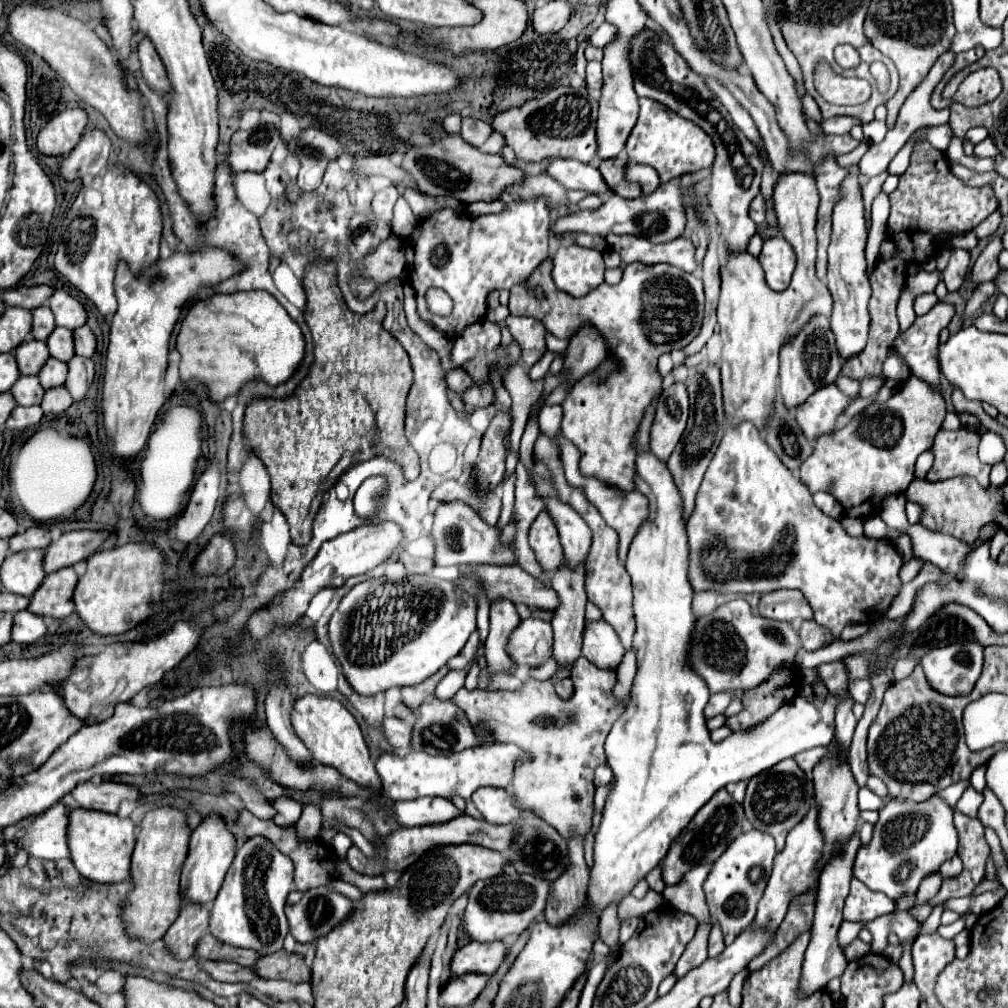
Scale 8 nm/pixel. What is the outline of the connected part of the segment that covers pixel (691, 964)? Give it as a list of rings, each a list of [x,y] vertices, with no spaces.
[[[698,924],[696,936],[694,936],[692,942],[686,946],[682,958],[680,958],[678,964],[676,964],[676,970],[674,970],[676,978],[686,976],[686,972],[698,968],[698,966],[708,958],[708,952],[706,952],[706,938],[708,938],[708,934],[710,934],[710,926]]]

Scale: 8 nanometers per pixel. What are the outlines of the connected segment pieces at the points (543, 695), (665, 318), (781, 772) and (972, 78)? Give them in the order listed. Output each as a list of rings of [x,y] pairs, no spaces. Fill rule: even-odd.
[[[584,656],[578,658],[578,662],[572,668],[572,682],[574,682],[574,694],[568,700],[562,700],[554,684],[550,680],[534,680],[528,678],[522,688],[518,690],[496,690],[496,692],[486,692],[486,690],[466,690],[460,688],[452,702],[462,708],[472,724],[484,722],[488,730],[494,732],[494,736],[500,742],[512,742],[518,744],[522,750],[534,756],[532,762],[522,762],[518,764],[518,772],[514,772],[512,780],[512,792],[514,796],[522,802],[524,808],[532,810],[536,816],[546,820],[556,832],[564,838],[586,838],[592,826],[592,802],[594,802],[594,772],[598,766],[608,766],[606,754],[604,754],[604,740],[612,728],[612,724],[622,716],[626,710],[626,702],[630,694],[618,702],[614,696],[614,686],[616,686],[616,670],[608,668],[596,668],[586,660]]]
[[[546,258],[526,280],[526,284],[518,284],[510,290],[510,314],[514,316],[532,316],[560,340],[572,340],[574,334],[584,324],[592,324],[598,334],[602,334],[606,342],[606,350],[614,354],[612,358],[616,362],[616,368],[602,378],[598,374],[598,368],[594,372],[588,372],[582,380],[578,380],[572,390],[568,392],[566,400],[562,402],[564,418],[562,418],[562,438],[570,440],[582,454],[580,458],[580,474],[586,478],[596,478],[608,486],[614,486],[618,490],[634,490],[634,460],[636,452],[632,446],[632,436],[642,420],[644,408],[652,402],[652,398],[662,390],[662,378],[656,370],[656,360],[660,354],[684,348],[690,344],[702,324],[702,310],[704,310],[704,292],[702,292],[702,280],[690,272],[682,272],[680,268],[672,264],[652,264],[646,266],[642,262],[632,262],[624,268],[624,276],[616,286],[600,284],[594,288],[588,296],[574,298],[566,296],[566,292],[558,290],[552,280],[552,258]],[[542,288],[542,296],[536,294],[536,290]]]
[[[782,760],[776,766],[772,766],[770,770],[754,776],[748,782],[746,798],[744,798],[744,812],[746,812],[746,818],[750,820],[750,824],[756,830],[774,836],[776,850],[782,850],[786,834],[798,822],[802,822],[802,818],[810,810],[812,802],[814,802],[812,778],[806,772],[802,772],[794,760]]]
[[[991,67],[981,68],[970,73],[954,94],[954,102],[966,108],[978,108],[998,98],[1002,92],[1002,82],[998,72]]]

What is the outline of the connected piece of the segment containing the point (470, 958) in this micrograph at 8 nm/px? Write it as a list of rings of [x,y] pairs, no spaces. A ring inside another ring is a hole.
[[[502,940],[494,942],[470,942],[456,950],[452,958],[452,976],[462,976],[468,972],[494,974],[498,966],[504,962],[508,952],[508,944]]]

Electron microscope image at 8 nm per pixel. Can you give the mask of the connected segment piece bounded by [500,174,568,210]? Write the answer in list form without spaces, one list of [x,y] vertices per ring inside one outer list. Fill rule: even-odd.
[[[540,174],[540,176],[528,176],[524,178],[520,184],[508,186],[500,192],[500,202],[508,204],[512,200],[520,200],[520,198],[534,198],[534,196],[544,196],[550,200],[552,210],[556,210],[562,202],[568,206],[566,200],[566,190],[548,174]]]

